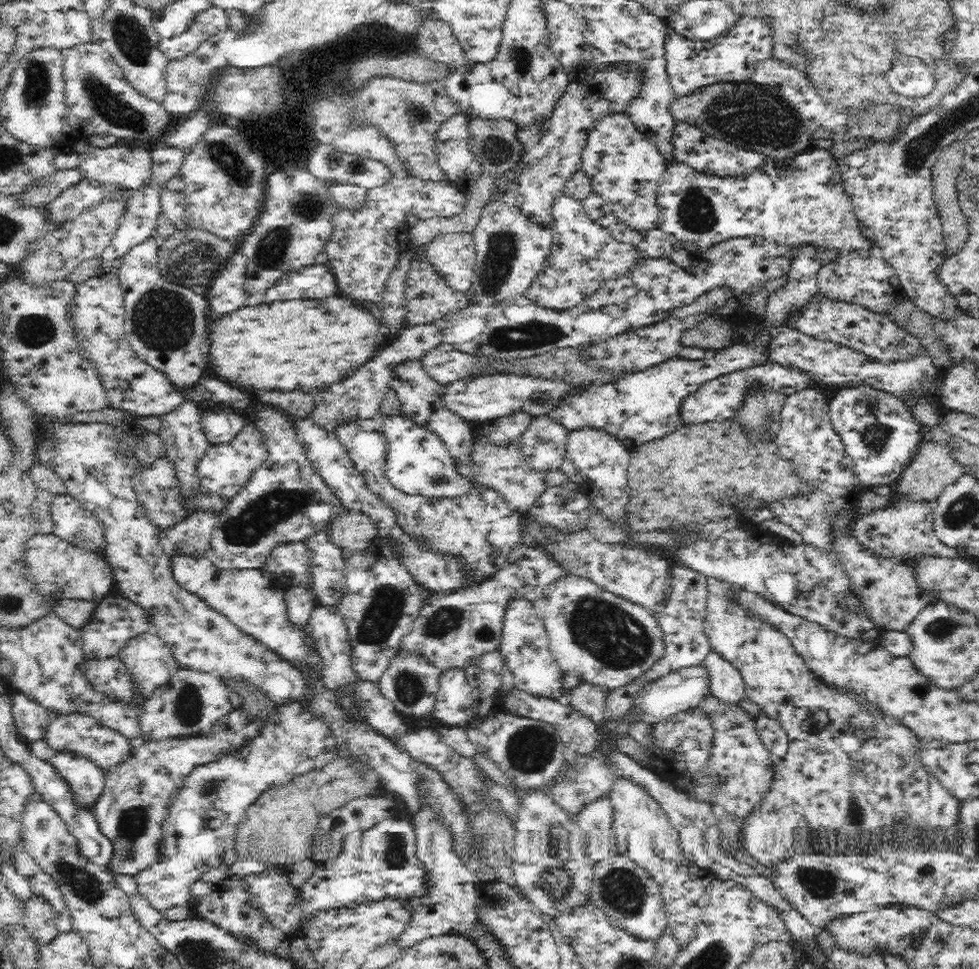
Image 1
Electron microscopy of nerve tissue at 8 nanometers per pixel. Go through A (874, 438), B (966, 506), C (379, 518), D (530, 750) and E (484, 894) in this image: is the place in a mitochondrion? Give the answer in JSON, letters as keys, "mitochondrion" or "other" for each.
{"A":"mitochondrion","B":"mitochondrion","C":"other","D":"mitochondrion","E":"other"}

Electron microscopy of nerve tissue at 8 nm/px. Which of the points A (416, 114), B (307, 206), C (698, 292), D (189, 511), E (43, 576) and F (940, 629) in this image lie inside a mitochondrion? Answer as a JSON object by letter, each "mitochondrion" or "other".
{"A":"mitochondrion","B":"mitochondrion","C":"other","D":"other","E":"other","F":"mitochondrion"}

